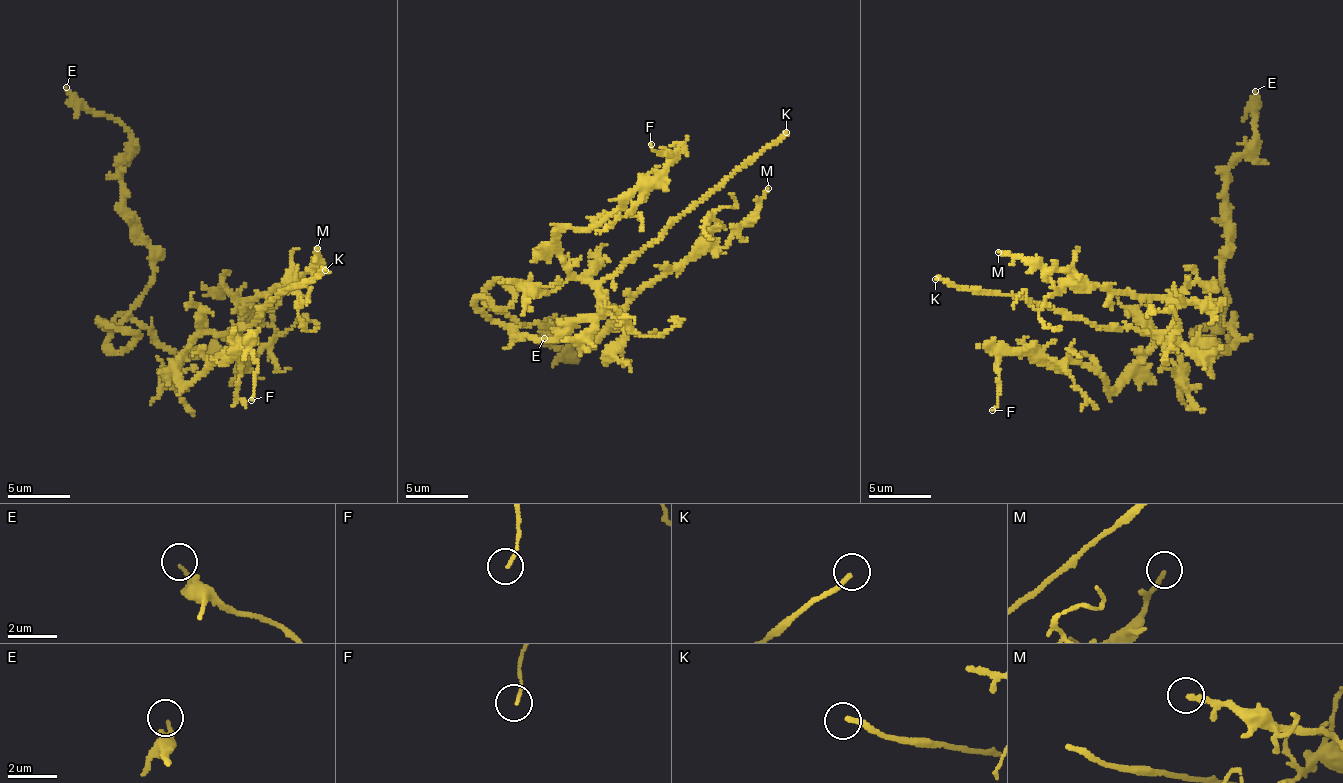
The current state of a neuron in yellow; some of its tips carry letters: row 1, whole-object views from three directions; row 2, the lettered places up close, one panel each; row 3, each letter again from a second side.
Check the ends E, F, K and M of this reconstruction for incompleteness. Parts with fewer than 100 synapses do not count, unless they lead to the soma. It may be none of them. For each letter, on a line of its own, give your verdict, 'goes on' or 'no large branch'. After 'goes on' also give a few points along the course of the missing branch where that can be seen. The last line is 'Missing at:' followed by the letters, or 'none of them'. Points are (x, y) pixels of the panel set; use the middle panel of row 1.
E: no large branch
F: no large branch
K: goes on
M: no large branch
Missing at: K

